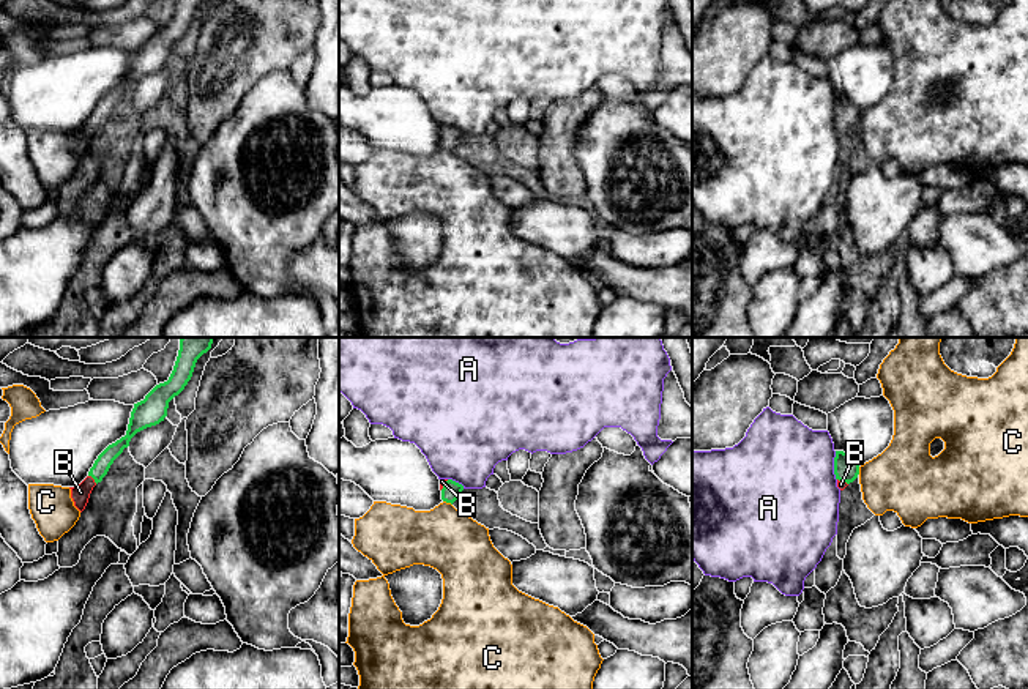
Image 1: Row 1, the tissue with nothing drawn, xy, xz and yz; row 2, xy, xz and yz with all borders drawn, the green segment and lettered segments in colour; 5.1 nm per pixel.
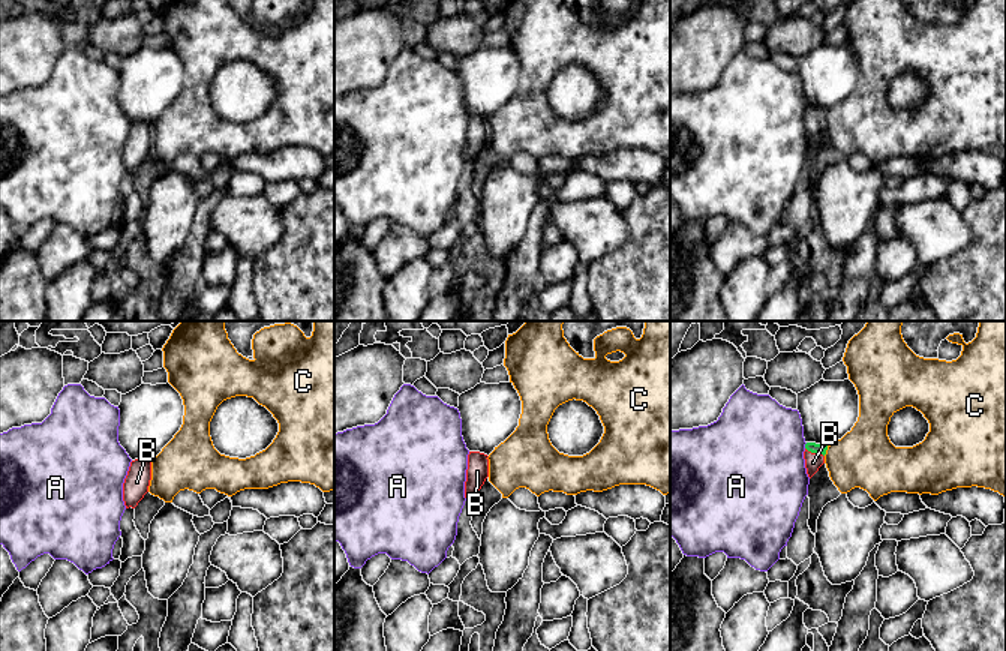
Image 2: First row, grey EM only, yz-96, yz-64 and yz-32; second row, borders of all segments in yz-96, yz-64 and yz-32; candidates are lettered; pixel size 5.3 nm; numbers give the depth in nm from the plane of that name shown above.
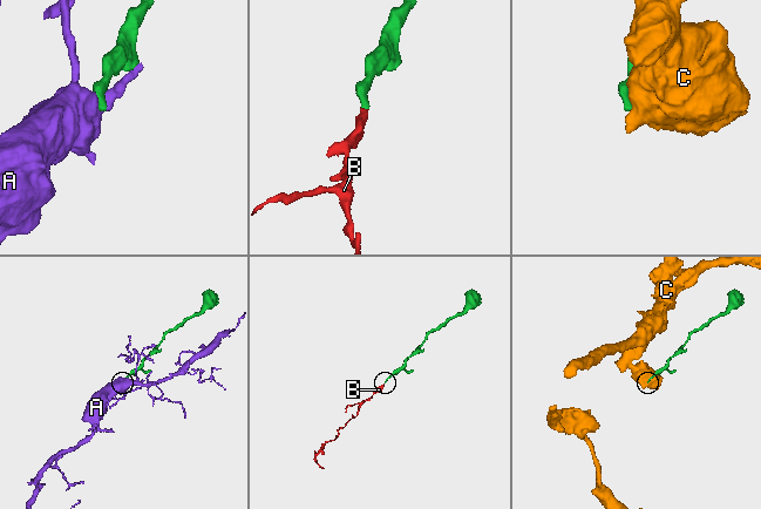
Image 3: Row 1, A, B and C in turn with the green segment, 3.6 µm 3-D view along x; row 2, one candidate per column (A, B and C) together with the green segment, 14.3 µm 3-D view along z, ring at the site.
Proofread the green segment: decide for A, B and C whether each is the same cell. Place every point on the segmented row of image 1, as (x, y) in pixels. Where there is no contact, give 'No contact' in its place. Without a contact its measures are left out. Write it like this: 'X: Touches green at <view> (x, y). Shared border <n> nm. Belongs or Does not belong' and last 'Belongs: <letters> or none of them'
A: Touches green at yz (834, 465). Shared border 150 nm. Does not belong
B: Touches green at xy (93, 478). Shared border 60 nm. Belongs
C: Touches green at xz (448, 502). Shared border 50 nm. Does not belong
Belongs: B

